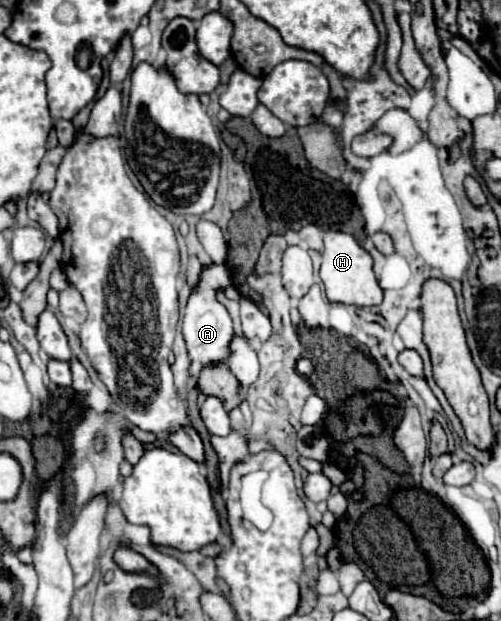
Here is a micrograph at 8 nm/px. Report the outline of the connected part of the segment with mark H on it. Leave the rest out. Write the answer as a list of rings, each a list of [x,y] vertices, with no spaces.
[[[326,232],[324,234],[324,250],[322,250],[322,266],[320,278],[326,288],[326,296],[330,302],[342,302],[350,306],[378,306],[384,298],[382,288],[376,282],[372,270],[372,256],[346,232]]]

